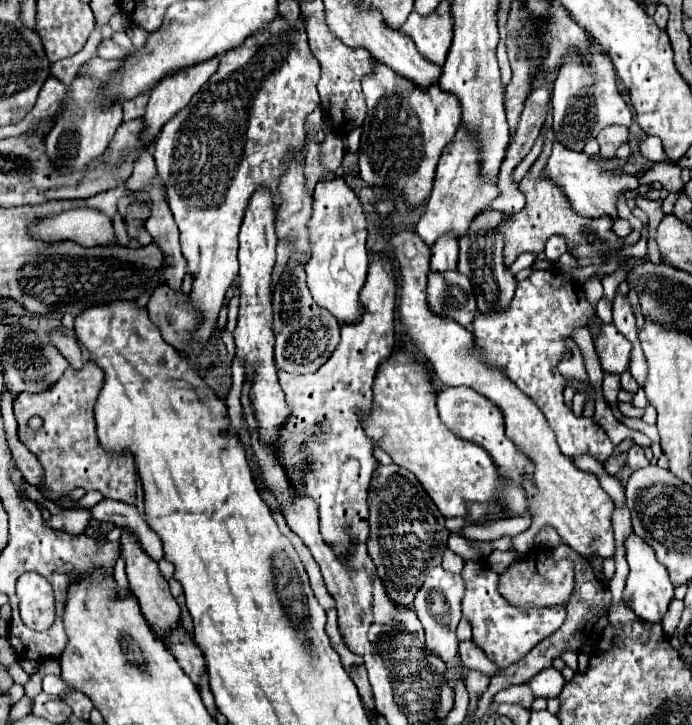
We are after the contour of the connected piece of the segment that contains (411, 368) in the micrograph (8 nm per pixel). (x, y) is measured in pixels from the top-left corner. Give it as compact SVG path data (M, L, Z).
M394 351L384 363L380 363L372 389L372 407L362 417L366 435L374 439L374 443L384 449L396 465L416 475L440 513L448 519L468 519L466 501L488 503L496 497L498 501L504 501L508 515L528 513L524 489L508 479L500 479L496 465L480 445L456 437L440 421L436 411L436 387L432 385L428 367L412 353Z

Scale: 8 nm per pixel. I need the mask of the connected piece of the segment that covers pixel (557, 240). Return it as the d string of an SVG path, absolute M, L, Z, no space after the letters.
M552 235L548 239L548 245L546 245L546 259L548 261L558 261L560 255L568 253L568 245L566 245L566 239L562 235Z

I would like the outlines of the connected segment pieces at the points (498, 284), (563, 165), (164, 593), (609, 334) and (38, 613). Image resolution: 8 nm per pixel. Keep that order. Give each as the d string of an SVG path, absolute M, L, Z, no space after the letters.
M486 207L472 219L472 227L460 237L460 257L458 257L458 271L464 273L476 295L478 313L492 313L504 309L516 291L516 277L510 273L510 269L504 265L504 237L500 235L498 227L508 219L506 213L496 211L492 207Z
M558 141L554 143L552 157L548 159L546 175L564 189L564 193L566 193L568 201L572 203L574 211L584 215L584 217L602 217L602 215L606 215L610 219L618 219L618 211L616 211L618 197L626 191L634 191L634 189L640 187L638 175L624 173L624 171L608 171L596 159L588 157L586 153L568 151Z
M122 529L122 539L120 539L120 547L122 547L122 557L126 561L126 575L128 575L128 583L130 583L130 591L136 595L142 615L146 617L148 625L160 635L166 637L170 631L174 631L176 627L180 627L180 605L176 603L176 599L170 593L168 581L160 575L158 571L158 563L154 559L148 559L148 555L144 555L144 551L140 551L140 545L136 543L136 539L132 539L128 535L128 531Z
M600 323L600 331L594 335L594 347L604 373L622 375L628 371L632 343L622 333L618 333L614 325Z
M36 573L22 575L16 585L22 621L34 631L46 631L54 619L52 587Z

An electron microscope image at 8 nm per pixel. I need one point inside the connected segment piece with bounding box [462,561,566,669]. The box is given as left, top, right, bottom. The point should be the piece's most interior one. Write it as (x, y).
(506, 634)

